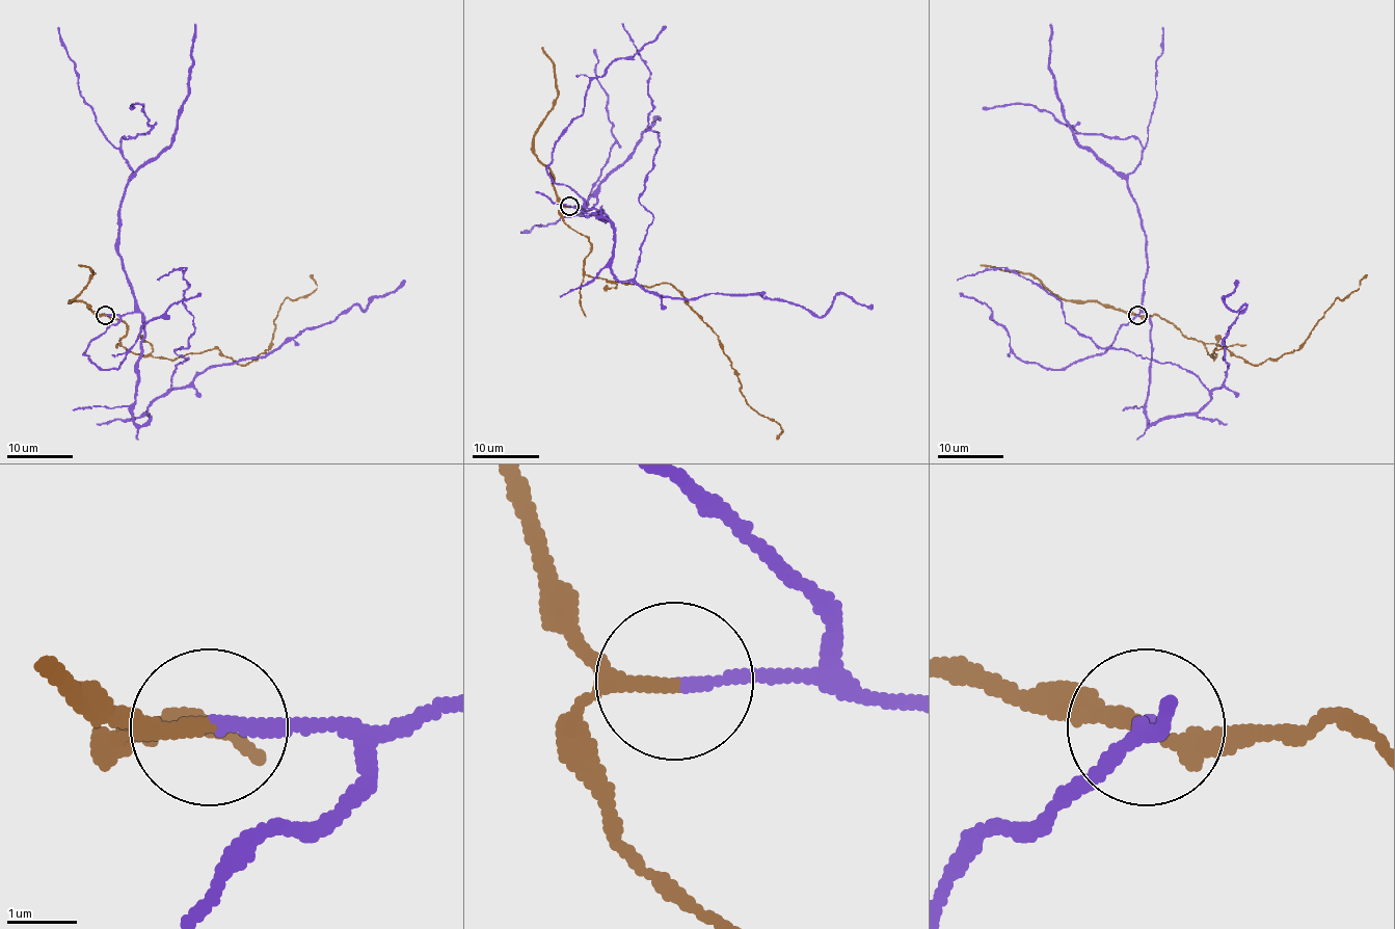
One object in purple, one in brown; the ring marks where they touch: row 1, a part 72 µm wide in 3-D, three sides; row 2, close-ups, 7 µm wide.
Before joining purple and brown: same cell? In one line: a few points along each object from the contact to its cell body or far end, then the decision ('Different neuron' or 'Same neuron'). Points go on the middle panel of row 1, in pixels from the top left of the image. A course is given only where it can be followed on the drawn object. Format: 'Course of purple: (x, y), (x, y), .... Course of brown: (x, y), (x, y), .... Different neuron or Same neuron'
Course of purple: (568, 206), (607, 216), (612, 272), (631, 281), (659, 132), (622, 24). Course of brown: (568, 206), (562, 219), (590, 244), (584, 271), (672, 285), (714, 333), (745, 401), (780, 426), (777, 440). Same neuron

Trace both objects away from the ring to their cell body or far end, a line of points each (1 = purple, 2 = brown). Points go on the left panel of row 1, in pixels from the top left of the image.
1: (105, 315), (142, 316), (139, 425), (189, 359), (173, 352), (193, 333), (184, 267), (158, 280)
2: (105, 315), (127, 324), (128, 350), (217, 349), (248, 364), (286, 298), (316, 288), (311, 274)

